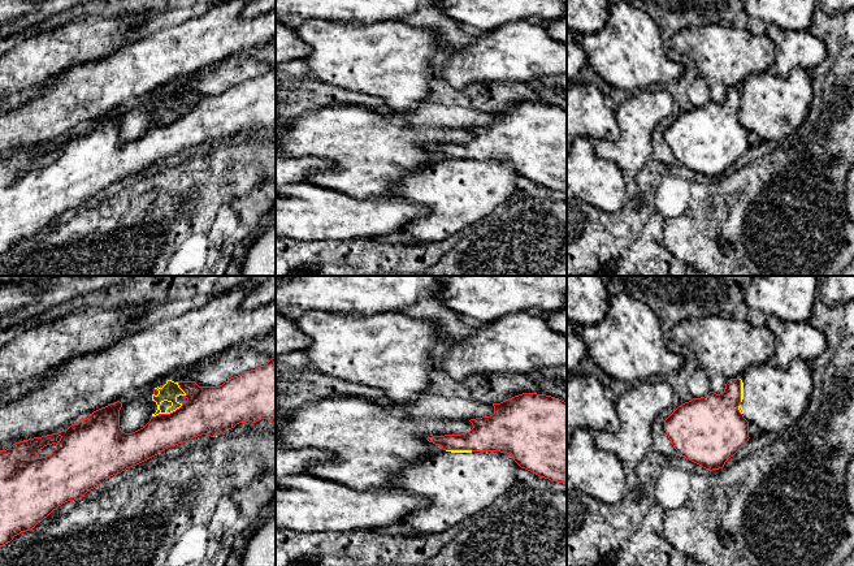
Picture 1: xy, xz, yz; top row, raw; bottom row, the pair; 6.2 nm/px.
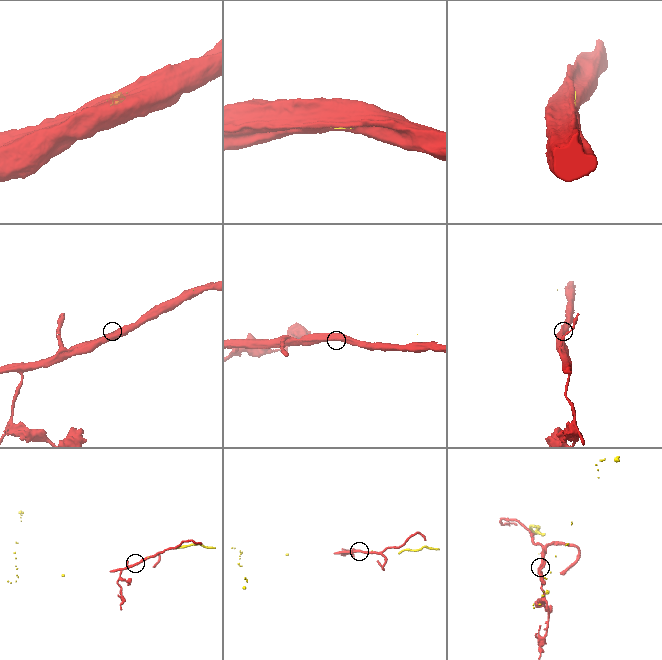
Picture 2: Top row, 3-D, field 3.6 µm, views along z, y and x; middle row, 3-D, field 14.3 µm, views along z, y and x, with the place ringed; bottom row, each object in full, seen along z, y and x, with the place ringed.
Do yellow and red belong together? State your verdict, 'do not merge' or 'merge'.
do not merge

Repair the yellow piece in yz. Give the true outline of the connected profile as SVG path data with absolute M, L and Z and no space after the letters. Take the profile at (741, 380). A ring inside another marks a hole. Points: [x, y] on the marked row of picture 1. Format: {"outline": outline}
{"outline": "M799 358L785 370L772 363L751 366L740 380L740 412L760 432L779 436L806 412L814 388L811 363Z"}

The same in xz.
{"outline": "M439 450L407 466L387 489L424 498L426 505L400 523L411 527L413 536L437 535L508 492L519 481L517 468L507 453Z"}

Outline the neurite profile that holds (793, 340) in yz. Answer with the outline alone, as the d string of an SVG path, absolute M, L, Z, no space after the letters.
M771 316L767 323L775 336L775 355L772 364L785 370L796 359L812 363L827 350L824 333L809 320L790 321Z

